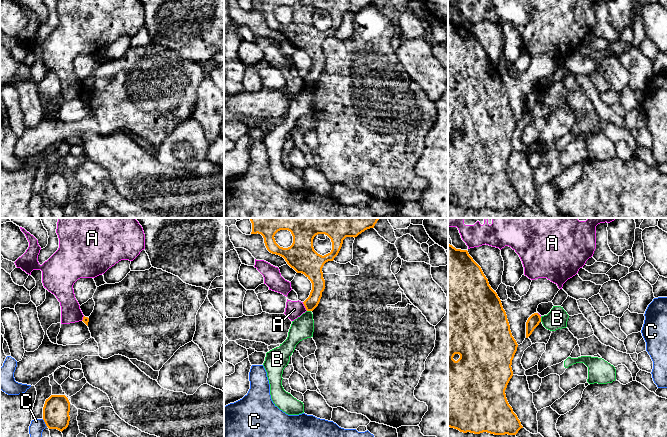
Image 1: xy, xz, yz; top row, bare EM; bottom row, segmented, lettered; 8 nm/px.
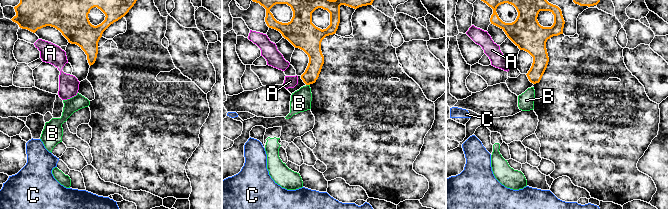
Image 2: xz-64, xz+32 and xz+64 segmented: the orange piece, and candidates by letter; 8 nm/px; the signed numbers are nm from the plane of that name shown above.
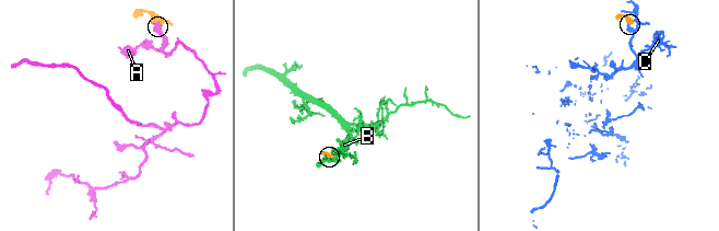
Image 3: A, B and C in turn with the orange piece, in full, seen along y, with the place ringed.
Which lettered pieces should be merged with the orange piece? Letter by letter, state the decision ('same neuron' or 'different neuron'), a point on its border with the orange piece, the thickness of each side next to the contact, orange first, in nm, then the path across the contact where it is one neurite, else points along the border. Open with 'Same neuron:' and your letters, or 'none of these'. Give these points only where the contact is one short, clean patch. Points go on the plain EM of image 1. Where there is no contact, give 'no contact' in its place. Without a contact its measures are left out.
Same neuron: none of these
A: different neuron; meets orange in xz at (304, 81); 110 nm thick on the orange side, 140 nm on the other; border along xz (302, 78), (307, 86)
B: different neuron; meets orange in yz at (540, 95); 100 nm thick on the orange side, 170 nm on the other; border along yz (540, 93), (541, 97)
C: different neuron; meets orange in xy at (45, 199); 220 nm thick on the orange side, 120 nm on the other; border along xy (42, 195), (47, 202)

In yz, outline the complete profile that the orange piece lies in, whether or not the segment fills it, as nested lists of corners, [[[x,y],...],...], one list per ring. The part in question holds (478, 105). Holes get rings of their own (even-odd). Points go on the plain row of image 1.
[[[448,20],[448,203],[459,206],[463,209],[480,210],[487,208],[494,211],[516,211],[523,204],[517,191],[509,181],[505,166],[513,152],[512,136],[517,127],[518,120],[512,112],[510,101],[500,74],[489,61],[481,43],[473,36],[467,26],[456,25]]]

